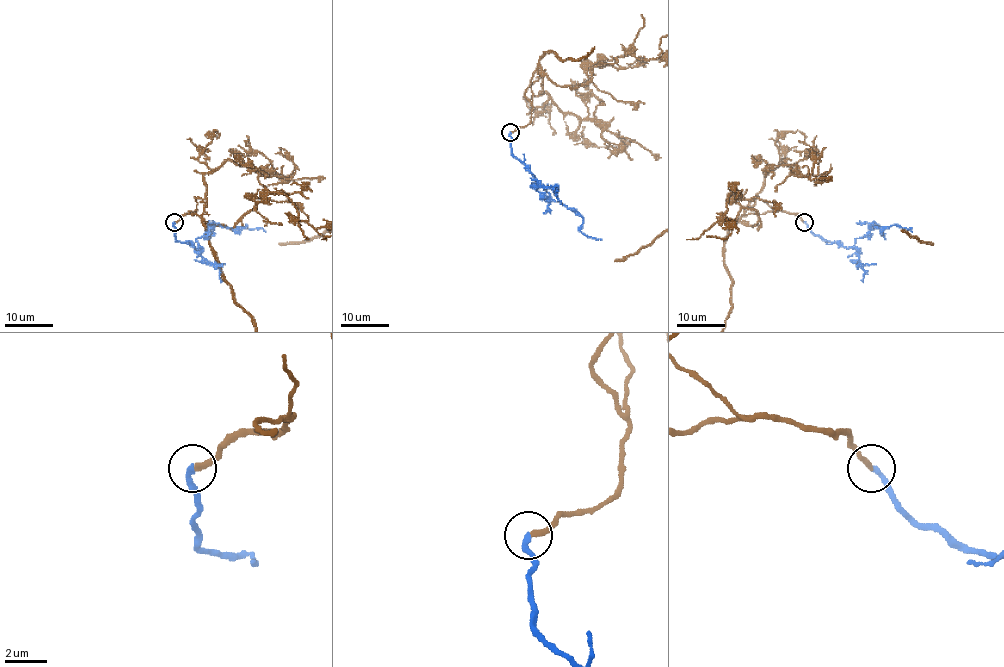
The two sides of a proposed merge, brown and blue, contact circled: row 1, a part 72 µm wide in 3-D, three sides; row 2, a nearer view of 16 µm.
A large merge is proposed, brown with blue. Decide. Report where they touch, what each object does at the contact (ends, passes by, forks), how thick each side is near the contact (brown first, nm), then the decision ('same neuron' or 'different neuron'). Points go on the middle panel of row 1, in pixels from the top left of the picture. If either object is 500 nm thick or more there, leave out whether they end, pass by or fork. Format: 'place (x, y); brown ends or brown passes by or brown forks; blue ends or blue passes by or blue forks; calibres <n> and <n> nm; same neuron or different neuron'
place (510, 132); brown ends; blue ends; calibres 240 and 240 nm; same neuron

